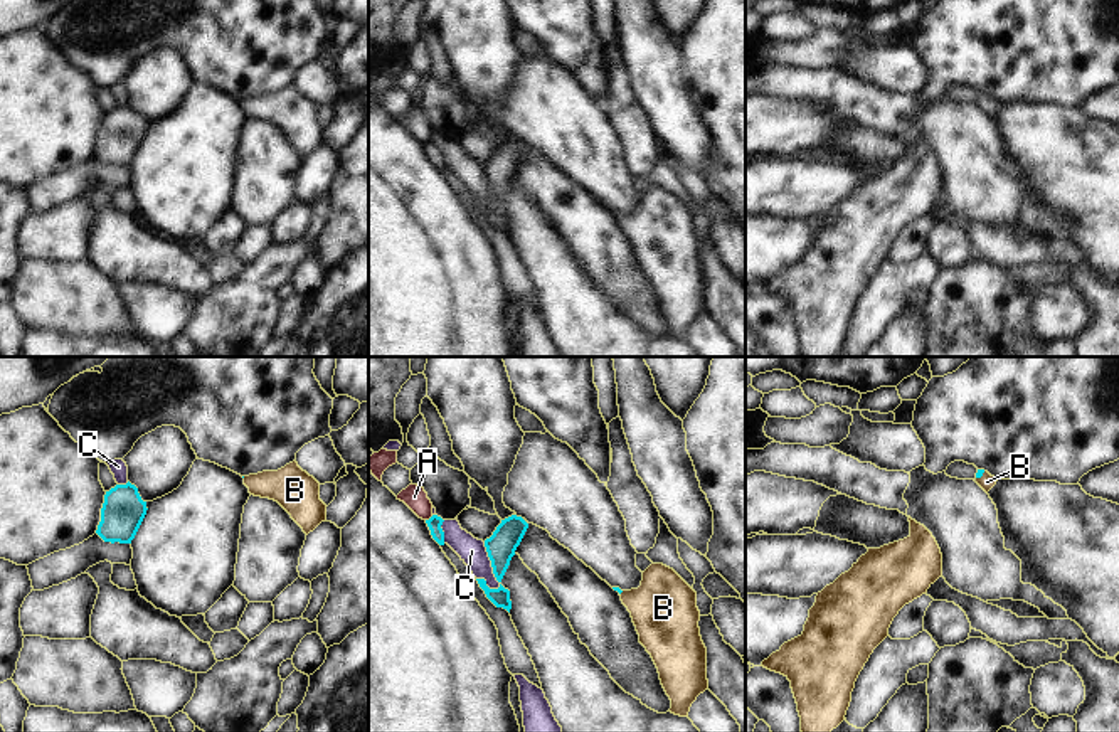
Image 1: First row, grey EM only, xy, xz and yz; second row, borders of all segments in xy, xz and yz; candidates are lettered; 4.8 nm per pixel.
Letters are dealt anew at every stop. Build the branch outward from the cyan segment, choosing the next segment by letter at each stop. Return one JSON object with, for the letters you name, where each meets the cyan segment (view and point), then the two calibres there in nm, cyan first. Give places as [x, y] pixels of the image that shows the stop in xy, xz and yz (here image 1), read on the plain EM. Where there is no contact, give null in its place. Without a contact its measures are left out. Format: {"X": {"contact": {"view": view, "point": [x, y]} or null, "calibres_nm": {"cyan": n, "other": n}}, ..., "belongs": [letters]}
{"B": {"contact": {"view": "yz", "point": [980, 100]}, "calibres_nm": {"cyan": 30, "other": 80}}, "belongs": ["B"]}

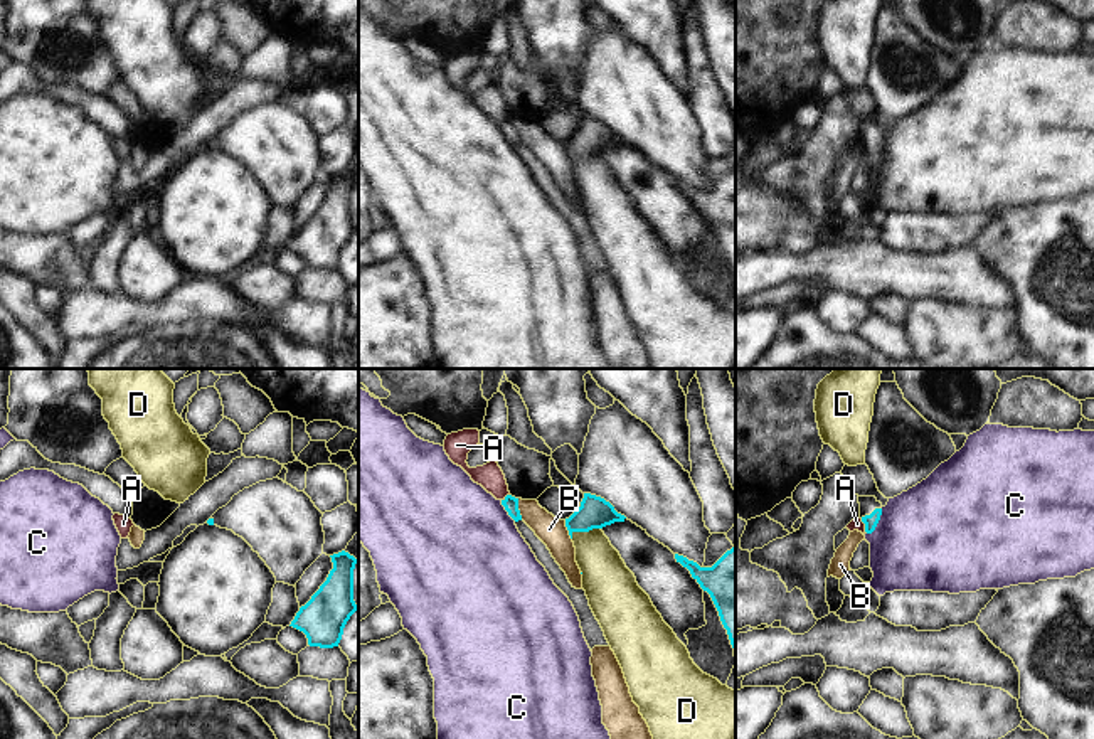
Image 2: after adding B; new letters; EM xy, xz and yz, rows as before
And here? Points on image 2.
{"belongs": []}

